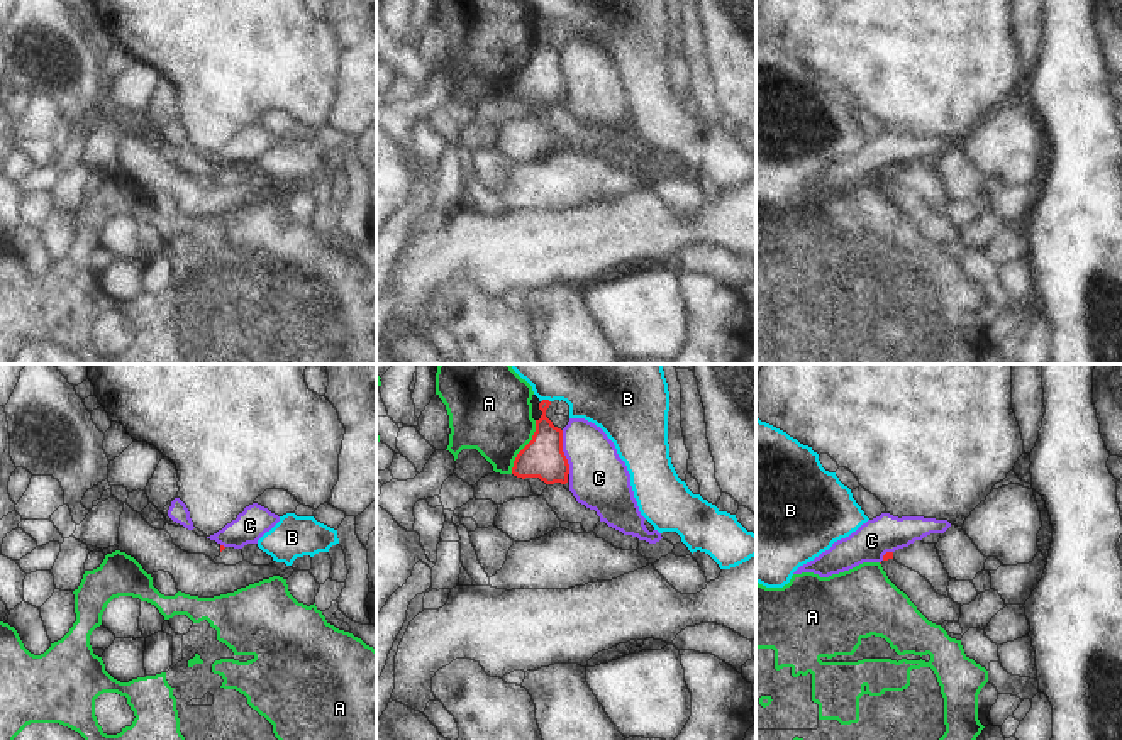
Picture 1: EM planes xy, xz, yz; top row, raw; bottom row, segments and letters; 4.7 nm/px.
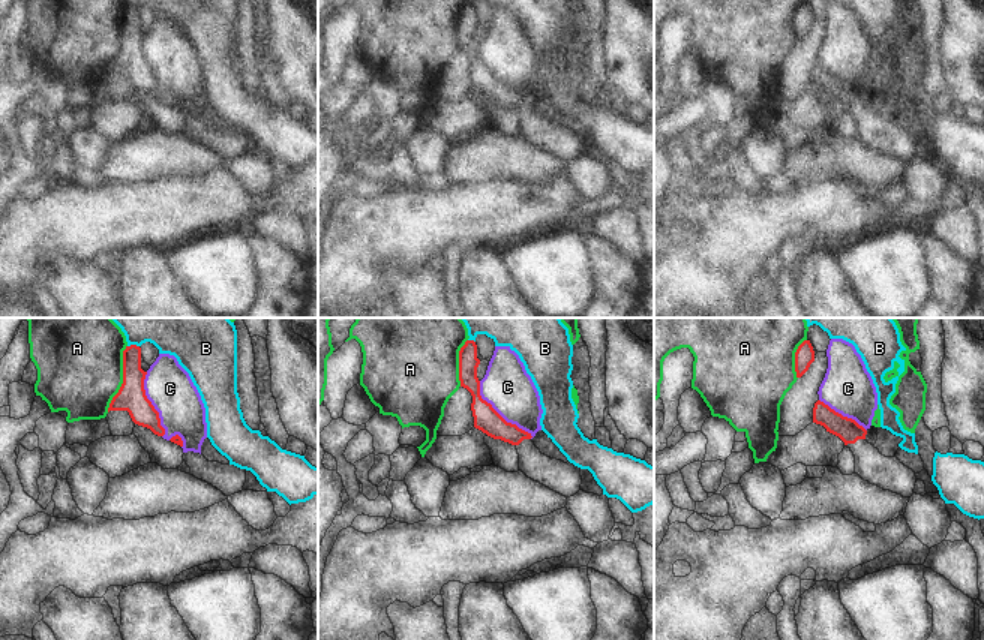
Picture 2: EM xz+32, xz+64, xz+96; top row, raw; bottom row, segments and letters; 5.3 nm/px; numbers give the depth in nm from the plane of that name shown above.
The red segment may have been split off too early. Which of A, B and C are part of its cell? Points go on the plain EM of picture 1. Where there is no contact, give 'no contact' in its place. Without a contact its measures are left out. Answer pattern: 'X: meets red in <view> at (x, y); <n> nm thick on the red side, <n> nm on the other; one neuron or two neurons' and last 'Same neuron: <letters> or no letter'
A: meets red in xz at (524, 68); 200 nm thick on the red side, 360 nm on the other; two neurons
B: meets red in xz at (544, 21); 180 nm thick on the red side, 200 nm on the other; two neurons
C: meets red in xz at (563, 73); 200 nm thick on the red side, 280 nm on the other; two neurons
Same neuron: no letter

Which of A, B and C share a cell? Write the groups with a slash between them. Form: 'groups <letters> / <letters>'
groups A / B / C

